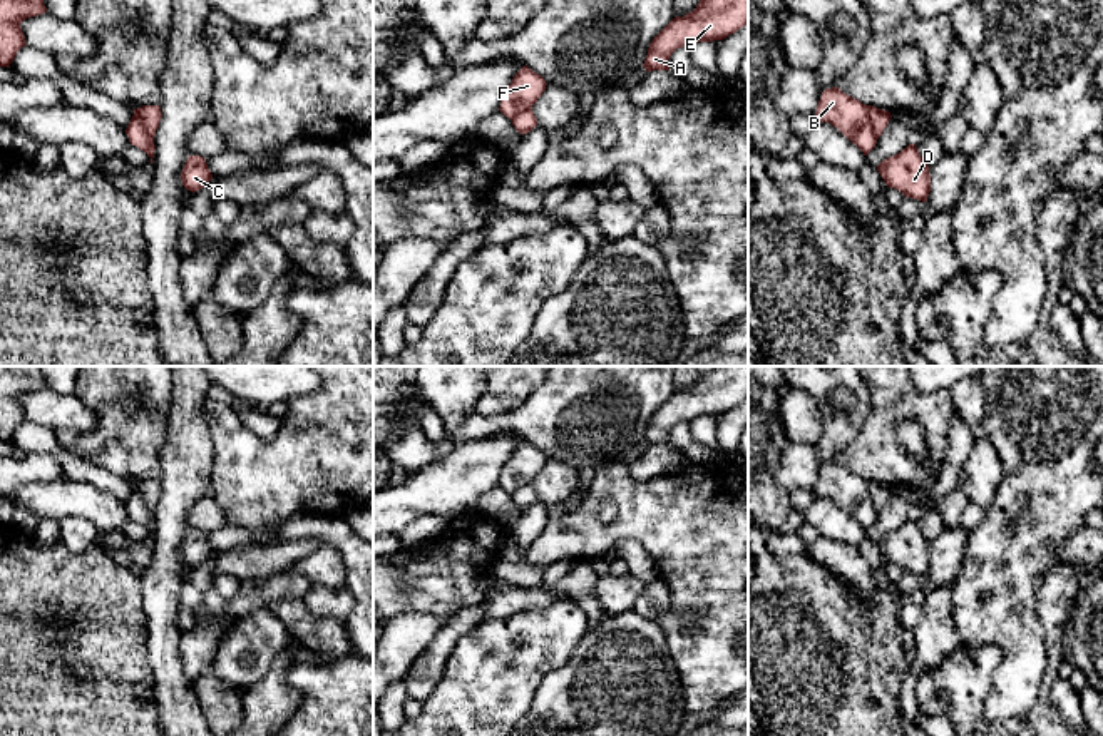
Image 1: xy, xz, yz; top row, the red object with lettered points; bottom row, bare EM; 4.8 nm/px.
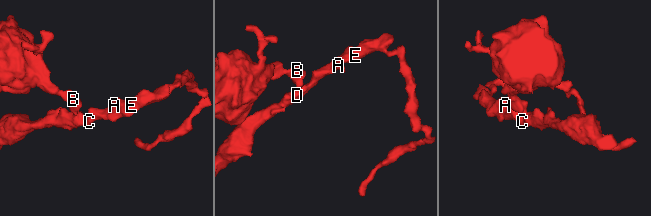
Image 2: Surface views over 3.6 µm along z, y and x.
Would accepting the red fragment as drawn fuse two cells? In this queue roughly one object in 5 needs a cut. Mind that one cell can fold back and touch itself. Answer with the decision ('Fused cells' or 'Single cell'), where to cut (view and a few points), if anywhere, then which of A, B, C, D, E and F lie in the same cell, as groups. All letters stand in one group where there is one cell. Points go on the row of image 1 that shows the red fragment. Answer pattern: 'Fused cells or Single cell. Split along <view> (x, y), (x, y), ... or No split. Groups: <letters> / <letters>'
Fused cells. Split along yz (867, 106), (871, 127), (877, 138). Groups: A C D E / B F

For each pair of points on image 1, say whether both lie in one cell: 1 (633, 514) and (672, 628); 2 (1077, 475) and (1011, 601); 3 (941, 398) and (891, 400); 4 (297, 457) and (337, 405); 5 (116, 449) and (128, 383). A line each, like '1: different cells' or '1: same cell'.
1: same cell
2: same cell
3: same cell
4: same cell
5: same cell

